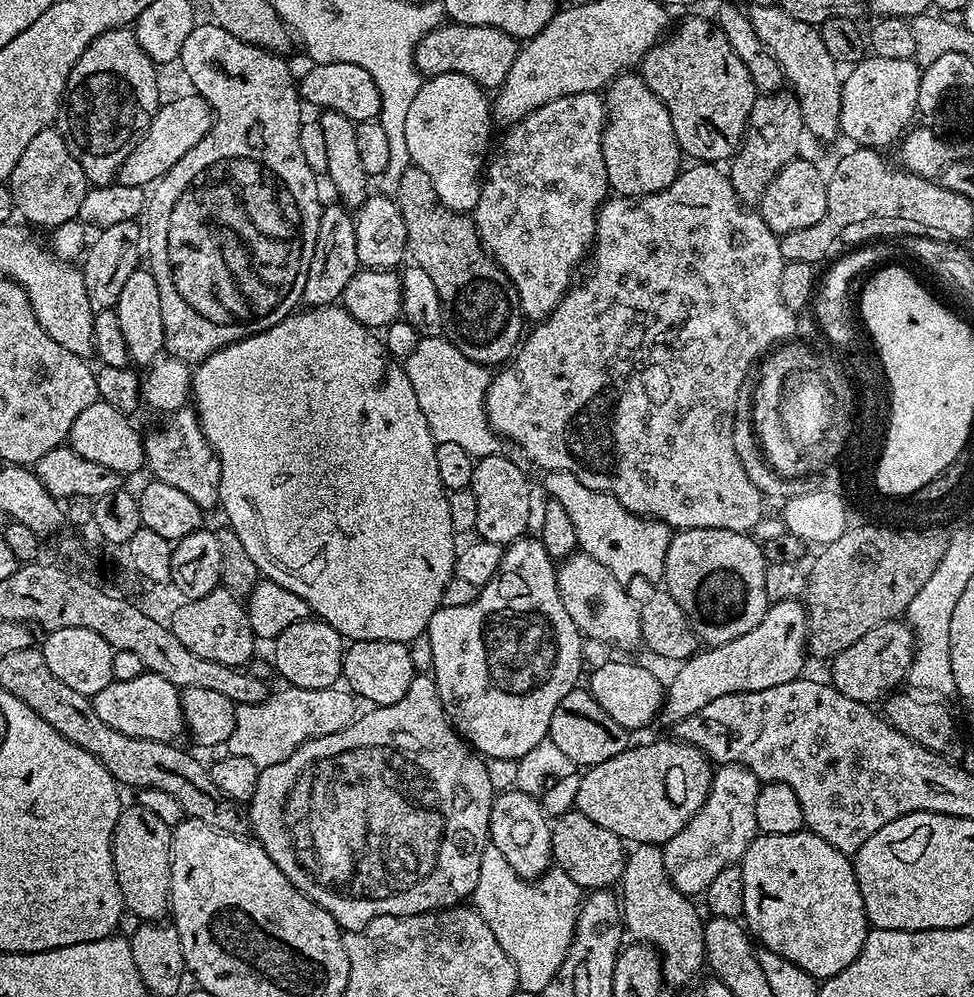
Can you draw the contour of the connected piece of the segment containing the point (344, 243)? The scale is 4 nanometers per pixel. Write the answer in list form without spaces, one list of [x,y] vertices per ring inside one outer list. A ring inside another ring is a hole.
[[[339,202],[325,207],[320,213],[320,229],[314,242],[314,258],[310,258],[310,270],[306,274],[303,303],[310,308],[327,308],[339,301],[346,290],[346,282],[360,271],[358,262],[358,238],[353,213]]]

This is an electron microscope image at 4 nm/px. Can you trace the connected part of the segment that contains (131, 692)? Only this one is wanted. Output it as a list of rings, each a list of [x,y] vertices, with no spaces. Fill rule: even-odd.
[[[145,670],[138,678],[129,680],[111,680],[98,694],[91,697],[94,714],[118,730],[118,734],[126,734],[130,738],[146,738],[147,740],[175,741],[179,732],[185,731],[184,711],[180,705],[181,689],[176,688],[166,678]]]

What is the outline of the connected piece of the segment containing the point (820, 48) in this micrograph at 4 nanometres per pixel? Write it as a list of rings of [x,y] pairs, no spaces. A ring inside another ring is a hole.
[[[754,6],[747,9],[750,24],[754,26],[758,38],[766,46],[766,50],[778,62],[784,79],[794,91],[801,106],[804,130],[809,137],[816,140],[832,140],[841,135],[840,115],[842,114],[842,72],[837,62],[826,50],[820,37],[819,27],[815,24],[798,22],[798,18],[790,18],[786,10],[779,6]]]

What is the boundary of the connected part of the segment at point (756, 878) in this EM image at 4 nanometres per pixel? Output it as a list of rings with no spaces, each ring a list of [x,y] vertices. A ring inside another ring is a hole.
[[[807,830],[760,834],[750,842],[739,866],[744,883],[743,923],[747,931],[763,947],[774,950],[794,966],[806,970],[817,981],[829,980],[838,975],[862,950],[870,931],[868,915],[858,890],[855,863],[849,853],[834,850],[830,842],[818,838]]]

